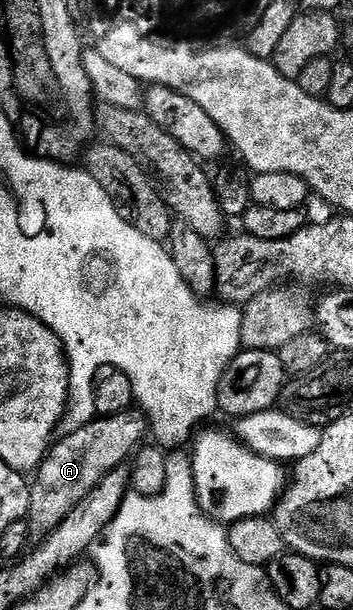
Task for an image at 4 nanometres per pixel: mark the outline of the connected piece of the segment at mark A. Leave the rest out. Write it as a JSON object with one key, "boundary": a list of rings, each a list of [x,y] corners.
{"boundary":[[[134,408],[115,416],[94,417],[83,428],[58,437],[37,467],[37,479],[32,479],[29,487],[27,521],[30,535],[34,539],[44,540],[55,528],[59,528],[59,524],[63,524],[63,520],[67,520],[67,516],[71,516],[71,512],[75,512],[75,508],[87,500],[107,472],[126,465],[132,459],[138,447],[146,441],[145,429],[150,429],[150,426],[148,417],[140,409]]]}

